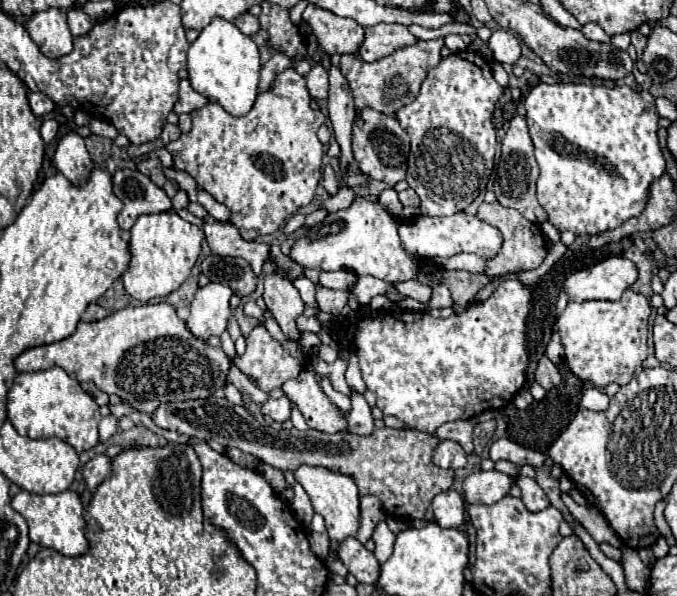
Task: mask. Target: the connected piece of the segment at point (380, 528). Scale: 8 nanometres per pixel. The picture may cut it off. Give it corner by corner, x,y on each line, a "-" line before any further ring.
381,520
375,530
373,530
373,542
375,542
375,558
383,564
391,554
393,554
393,542
395,542
395,534
387,528
385,520

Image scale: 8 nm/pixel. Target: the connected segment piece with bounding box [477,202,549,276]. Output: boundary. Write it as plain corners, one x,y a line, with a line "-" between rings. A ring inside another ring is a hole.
483,202
479,206
477,216
481,220
493,224
495,228
499,228
501,234
503,234
503,248
495,258
487,260
487,272
485,274
489,274
489,276
505,276
505,274
513,274
513,272
519,272
519,270
533,270
533,268
541,266
541,262
545,260
549,244
547,244
541,228
537,224
525,220
517,210
505,208
499,202
493,202
493,204

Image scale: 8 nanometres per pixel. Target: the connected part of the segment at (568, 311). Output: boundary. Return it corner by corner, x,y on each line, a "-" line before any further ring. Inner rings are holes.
627,288
617,302
569,302
559,316
559,334
565,348
565,362
571,372
599,388
605,388
611,382
617,382
619,386
627,384
641,362
647,358
649,314
649,300
631,288

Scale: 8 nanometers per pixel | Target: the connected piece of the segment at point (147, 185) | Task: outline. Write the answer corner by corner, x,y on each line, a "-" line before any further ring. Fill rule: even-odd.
119,170
113,174
113,192
123,202
119,226
127,234
141,214
171,210
171,198
139,170

